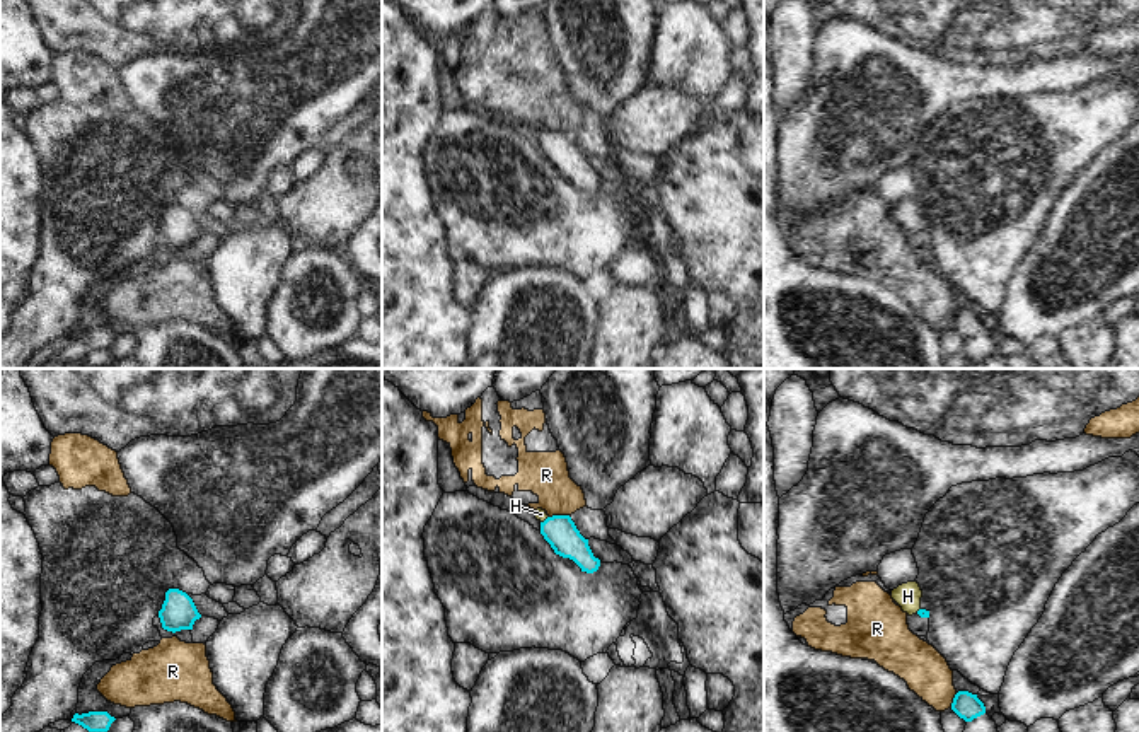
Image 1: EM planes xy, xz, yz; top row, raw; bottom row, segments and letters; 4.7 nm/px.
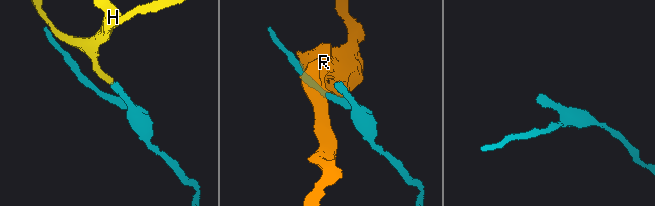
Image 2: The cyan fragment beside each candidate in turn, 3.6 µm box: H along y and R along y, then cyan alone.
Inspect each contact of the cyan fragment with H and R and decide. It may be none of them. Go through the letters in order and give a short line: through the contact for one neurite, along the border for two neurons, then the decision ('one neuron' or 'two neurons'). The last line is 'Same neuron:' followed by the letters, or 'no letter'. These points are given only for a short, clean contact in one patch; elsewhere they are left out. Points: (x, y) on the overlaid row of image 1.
H: xz (560, 531), (546, 519), (541, 514) | one neuron
R: two neurons
Same neuron: H

